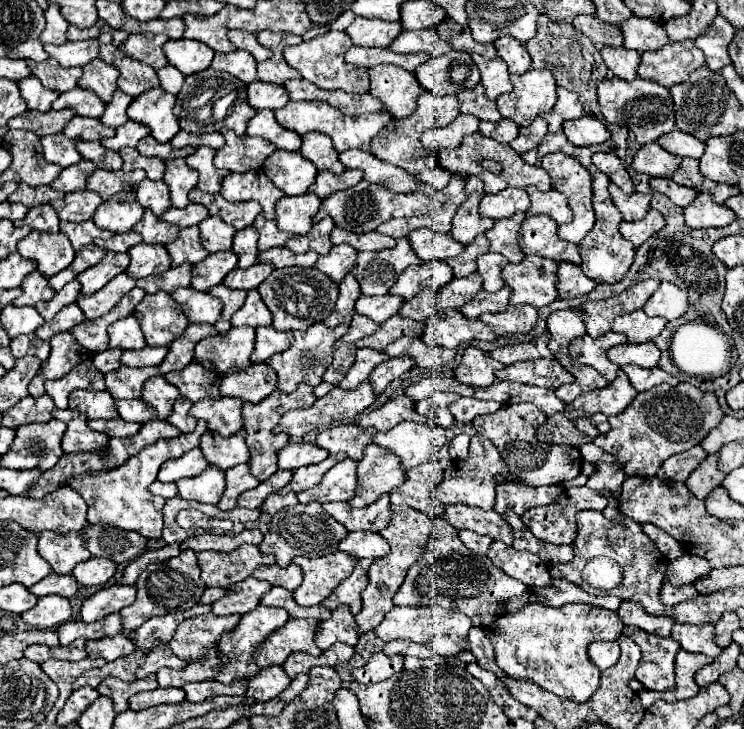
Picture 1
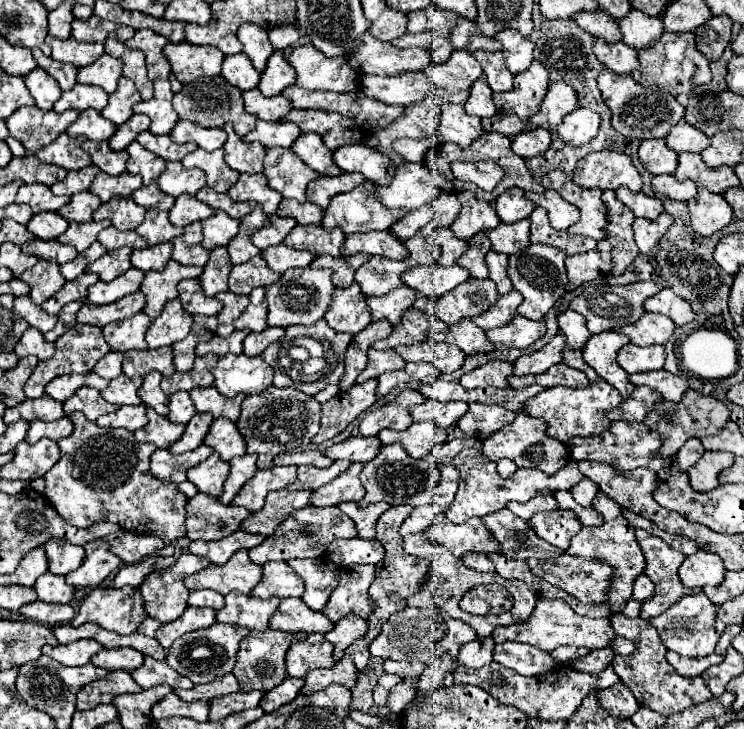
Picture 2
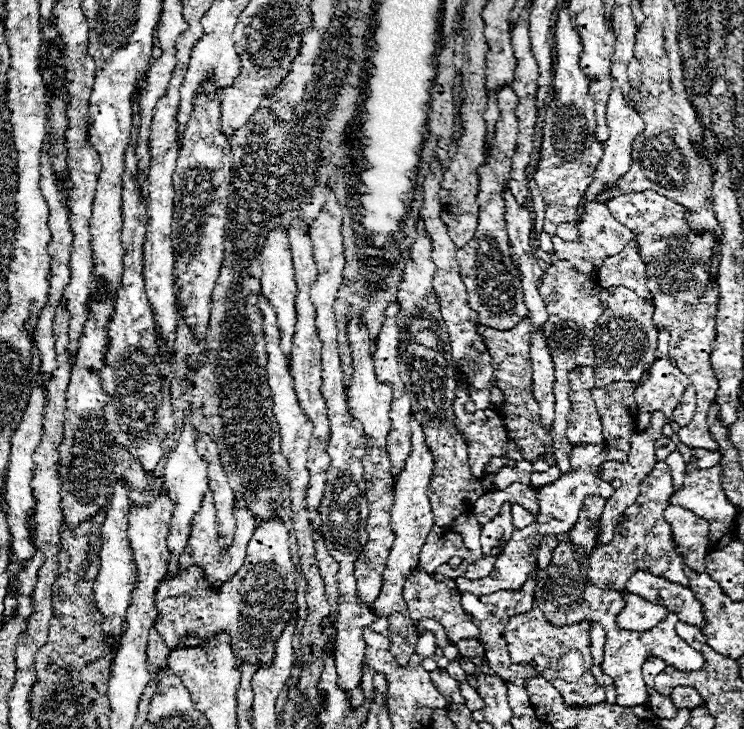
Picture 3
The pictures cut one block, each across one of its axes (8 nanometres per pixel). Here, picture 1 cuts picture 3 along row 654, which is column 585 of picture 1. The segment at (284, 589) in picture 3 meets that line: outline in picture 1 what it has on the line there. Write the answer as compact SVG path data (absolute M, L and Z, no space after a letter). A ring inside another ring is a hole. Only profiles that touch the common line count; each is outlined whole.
M598 170L592 172L592 190L594 190L592 204L594 204L594 212L596 212L598 220L596 220L594 228L580 242L580 256L582 256L580 268L594 282L614 284L614 282L620 282L624 278L624 274L628 272L628 268L630 268L630 264L634 260L634 246L628 240L624 240L620 236L620 232L618 232L622 216L620 216L620 210L612 204L612 198L608 194L608 184L610 184L608 176L604 176Z

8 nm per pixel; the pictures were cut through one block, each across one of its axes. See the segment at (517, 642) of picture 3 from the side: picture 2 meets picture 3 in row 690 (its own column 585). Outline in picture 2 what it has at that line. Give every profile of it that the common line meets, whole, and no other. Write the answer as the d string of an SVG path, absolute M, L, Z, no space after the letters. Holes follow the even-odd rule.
M564 552L554 562L530 558L526 560L526 564L532 568L536 576L540 576L556 588L566 590L584 604L606 600L606 588L610 586L612 570L606 570L604 562L576 558Z

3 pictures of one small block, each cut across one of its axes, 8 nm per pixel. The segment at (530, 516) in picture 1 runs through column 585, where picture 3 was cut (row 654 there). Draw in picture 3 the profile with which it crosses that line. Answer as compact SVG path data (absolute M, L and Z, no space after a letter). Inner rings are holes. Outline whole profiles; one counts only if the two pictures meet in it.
M532 572L532 576L528 576L528 584L524 584L524 588L520 588L520 592L494 592L494 594L486 594L486 596L474 596L474 594L464 592L462 600L460 600L462 608L468 614L472 614L474 624L480 628L480 640L484 642L486 658L488 658L490 668L502 680L512 682L512 684L520 684L520 686L526 686L524 680L528 676L538 676L538 672L530 664L512 664L510 662L510 654L506 650L506 640L504 640L504 626L512 616L518 616L518 614L524 614L524 612L532 610L532 604L534 604L534 580L536 580L536 572Z

